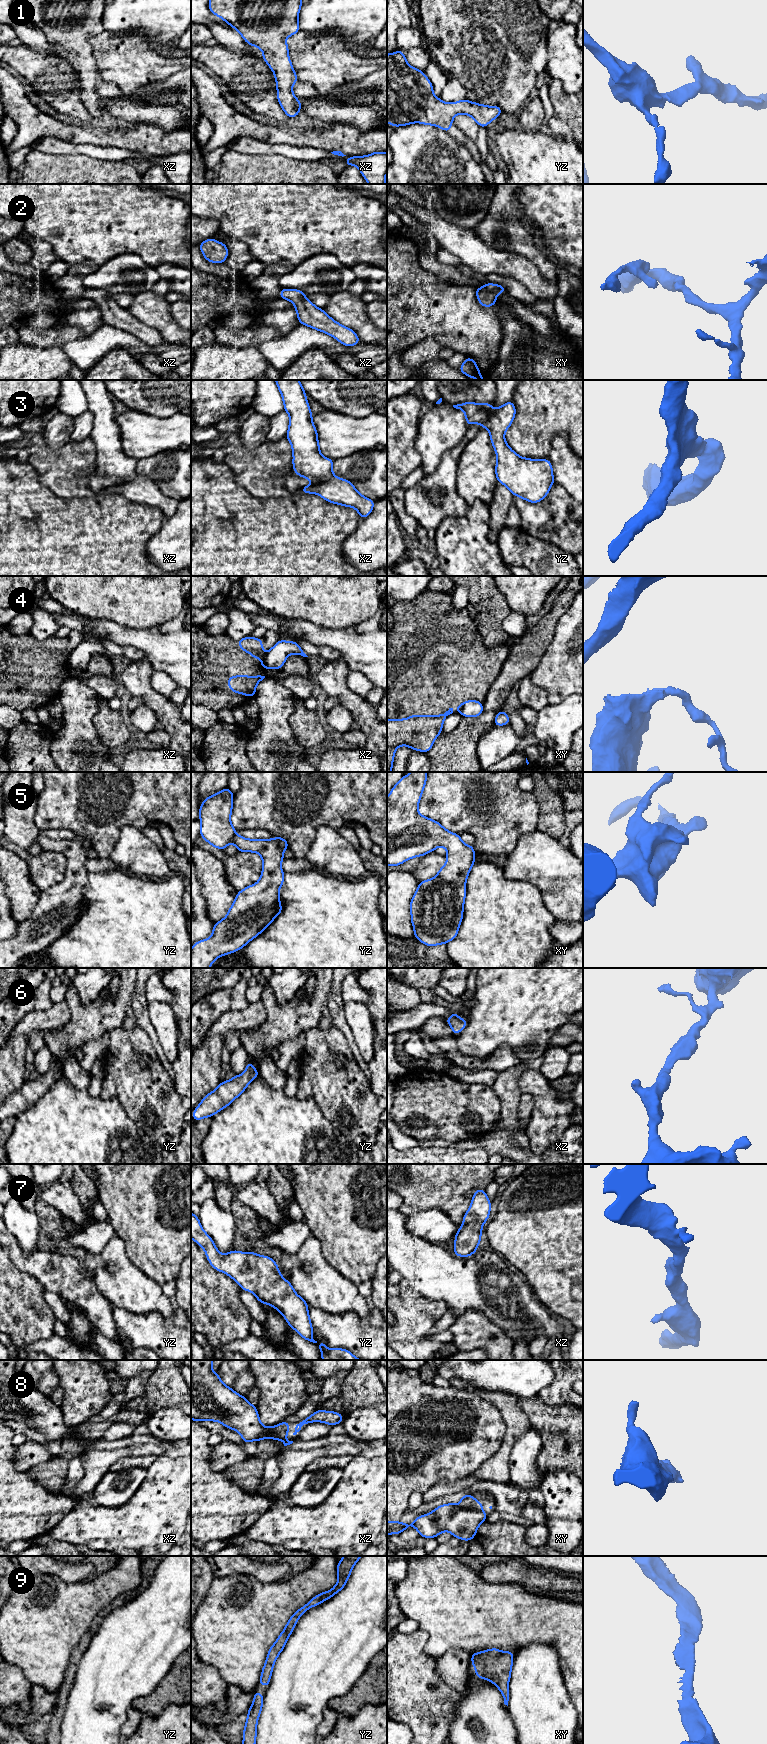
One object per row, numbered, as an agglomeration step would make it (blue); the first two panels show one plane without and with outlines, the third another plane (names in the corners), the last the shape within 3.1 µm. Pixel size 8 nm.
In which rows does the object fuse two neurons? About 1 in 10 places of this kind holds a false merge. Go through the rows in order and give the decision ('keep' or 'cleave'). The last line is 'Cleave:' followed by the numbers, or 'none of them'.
1: keep
2: keep
3: keep
4: cleave
5: keep
6: keep
7: keep
8: cleave
9: keep
Cleave: 4, 8

